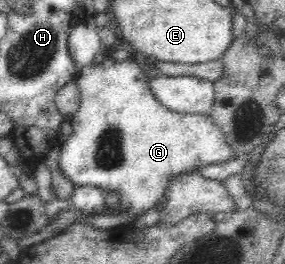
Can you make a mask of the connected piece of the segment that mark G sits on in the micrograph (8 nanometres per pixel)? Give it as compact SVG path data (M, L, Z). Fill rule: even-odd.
M108 56L100 66L89 65L75 78L81 89L80 105L72 120L71 135L59 144L59 170L76 187L93 185L106 192L118 191L120 211L128 215L141 215L155 207L163 198L169 179L173 175L193 171L211 163L237 159L224 133L215 125L210 114L182 114L173 112L155 100L147 75L135 56L117 63Z

